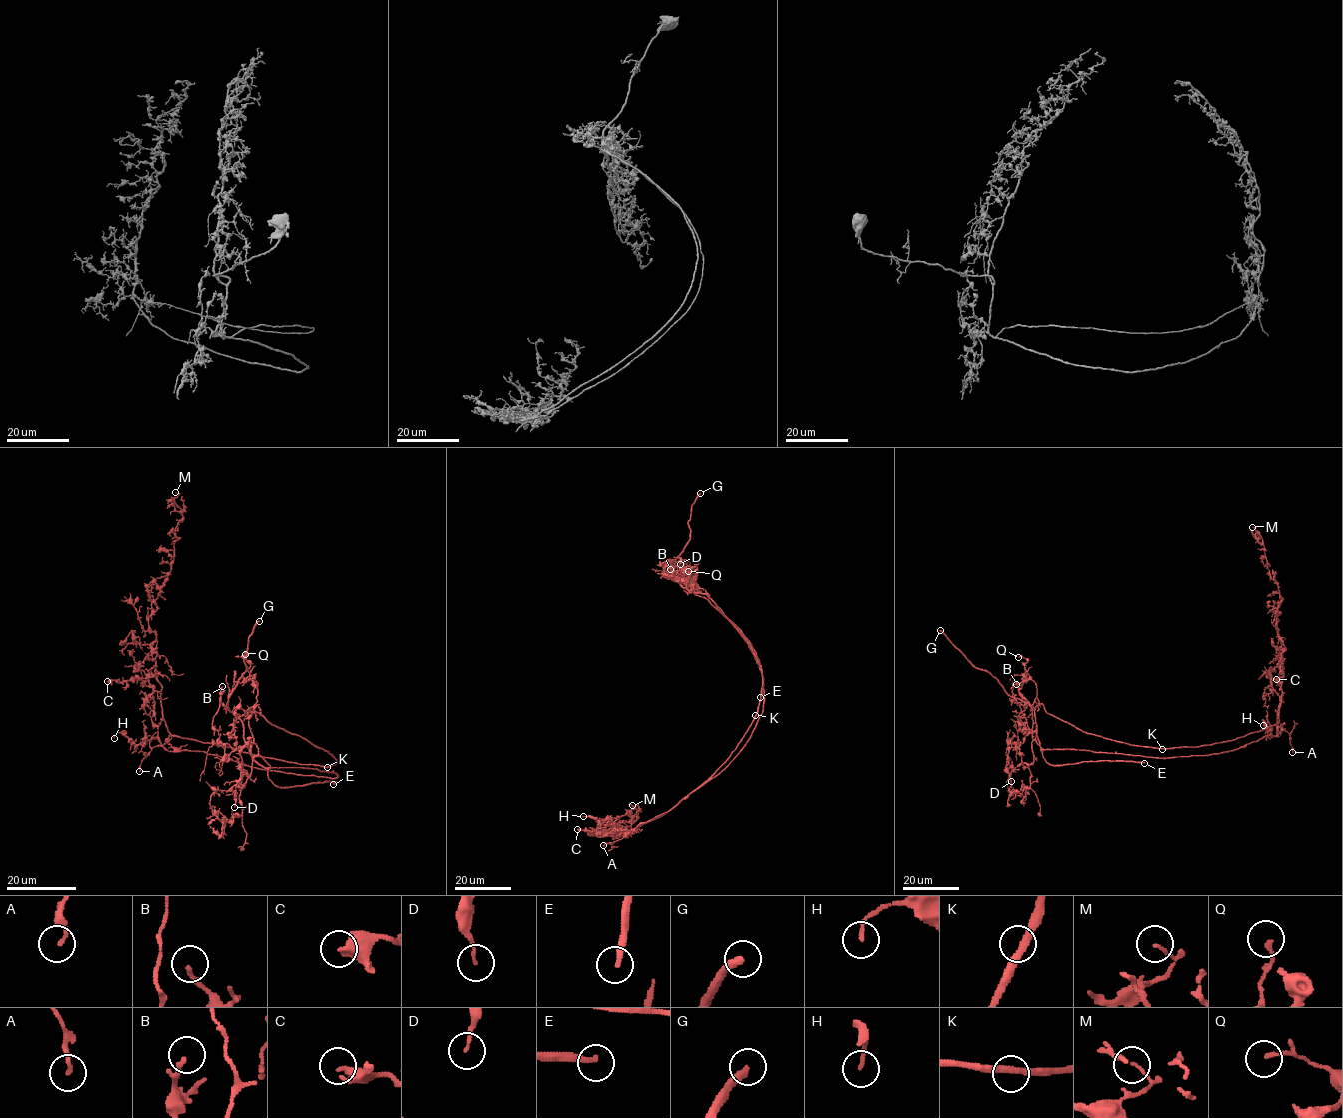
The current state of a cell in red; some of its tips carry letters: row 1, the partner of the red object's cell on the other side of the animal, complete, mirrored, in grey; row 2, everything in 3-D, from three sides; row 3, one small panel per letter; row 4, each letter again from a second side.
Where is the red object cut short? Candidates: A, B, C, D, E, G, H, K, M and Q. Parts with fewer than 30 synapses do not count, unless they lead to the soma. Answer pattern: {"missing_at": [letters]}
{"missing_at": ["E", "G"]}

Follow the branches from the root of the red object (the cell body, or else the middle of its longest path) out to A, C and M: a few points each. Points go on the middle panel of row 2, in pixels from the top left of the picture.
A: (708, 782), (667, 812), (639, 824), (620, 839), (603, 845)
C: (708, 782), (667, 812), (633, 829), (613, 830), (615, 833), (611, 823), (599, 828), (615, 836), (577, 829)
M: (708, 782), (633, 829), (599, 829), (627, 832), (638, 817), (632, 805)

